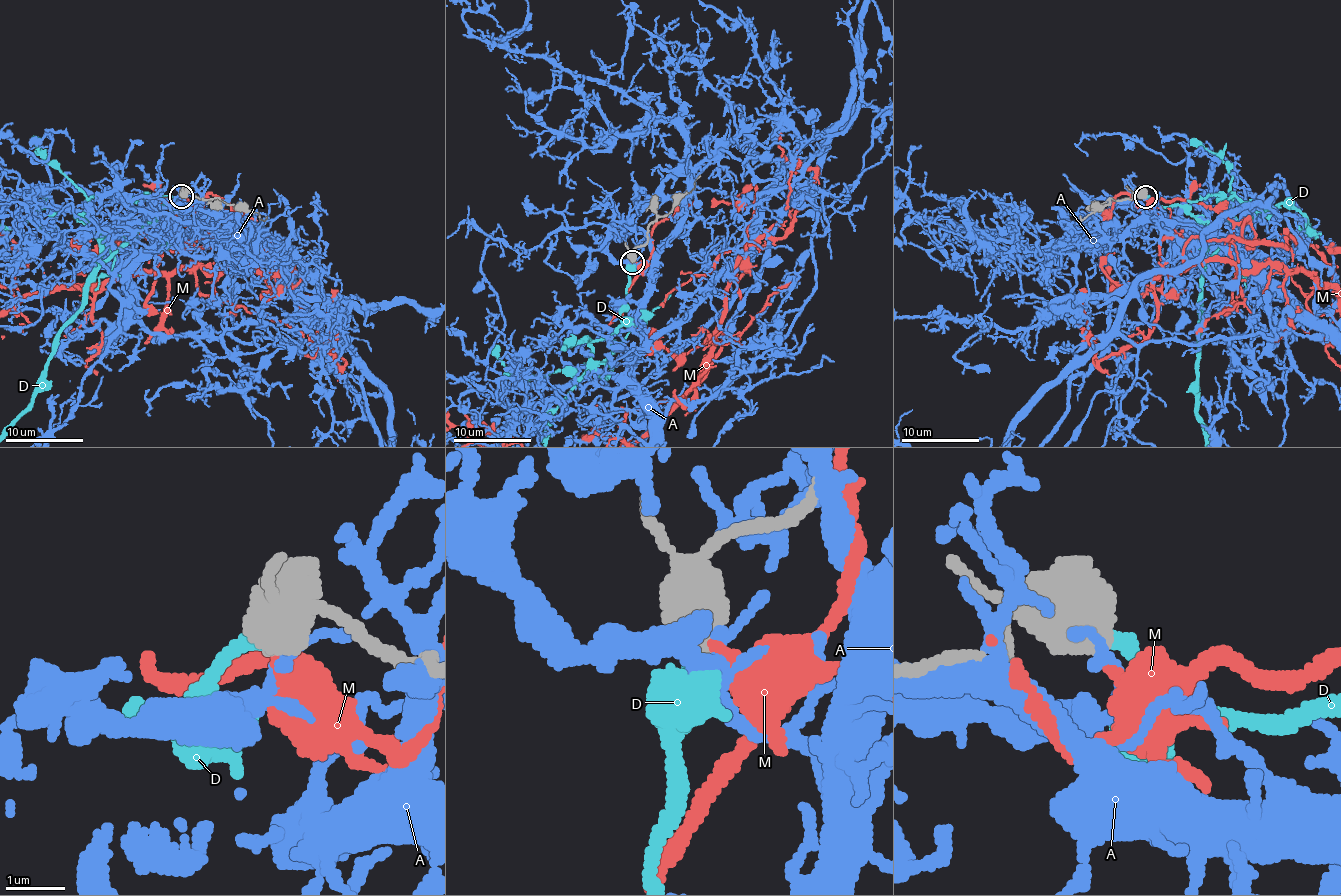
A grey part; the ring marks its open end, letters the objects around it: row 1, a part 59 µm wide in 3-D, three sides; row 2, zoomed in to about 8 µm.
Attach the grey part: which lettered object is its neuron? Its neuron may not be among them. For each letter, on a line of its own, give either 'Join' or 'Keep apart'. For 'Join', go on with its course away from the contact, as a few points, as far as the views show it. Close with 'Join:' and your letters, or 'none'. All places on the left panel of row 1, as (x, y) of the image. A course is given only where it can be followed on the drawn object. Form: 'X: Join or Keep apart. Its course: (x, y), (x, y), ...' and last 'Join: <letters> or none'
A: Keep apart
D: Join
M: Keep apart
Join: D

